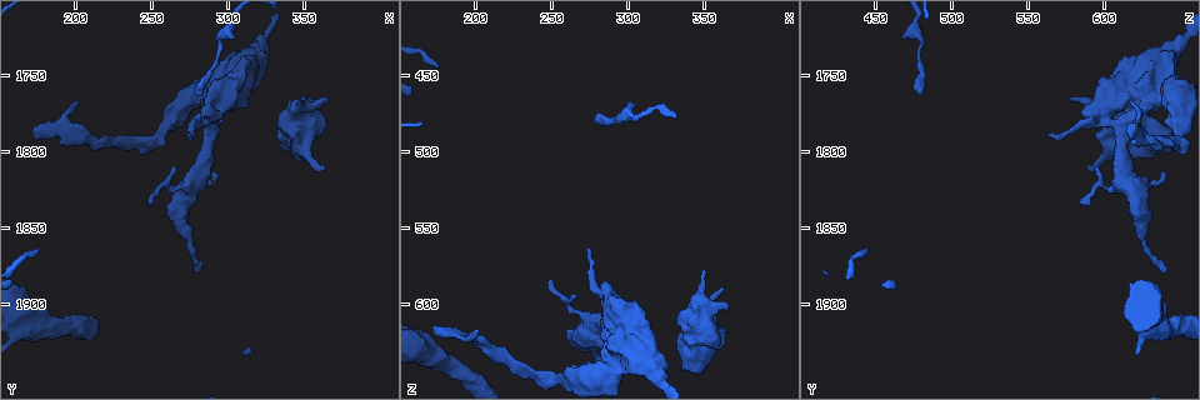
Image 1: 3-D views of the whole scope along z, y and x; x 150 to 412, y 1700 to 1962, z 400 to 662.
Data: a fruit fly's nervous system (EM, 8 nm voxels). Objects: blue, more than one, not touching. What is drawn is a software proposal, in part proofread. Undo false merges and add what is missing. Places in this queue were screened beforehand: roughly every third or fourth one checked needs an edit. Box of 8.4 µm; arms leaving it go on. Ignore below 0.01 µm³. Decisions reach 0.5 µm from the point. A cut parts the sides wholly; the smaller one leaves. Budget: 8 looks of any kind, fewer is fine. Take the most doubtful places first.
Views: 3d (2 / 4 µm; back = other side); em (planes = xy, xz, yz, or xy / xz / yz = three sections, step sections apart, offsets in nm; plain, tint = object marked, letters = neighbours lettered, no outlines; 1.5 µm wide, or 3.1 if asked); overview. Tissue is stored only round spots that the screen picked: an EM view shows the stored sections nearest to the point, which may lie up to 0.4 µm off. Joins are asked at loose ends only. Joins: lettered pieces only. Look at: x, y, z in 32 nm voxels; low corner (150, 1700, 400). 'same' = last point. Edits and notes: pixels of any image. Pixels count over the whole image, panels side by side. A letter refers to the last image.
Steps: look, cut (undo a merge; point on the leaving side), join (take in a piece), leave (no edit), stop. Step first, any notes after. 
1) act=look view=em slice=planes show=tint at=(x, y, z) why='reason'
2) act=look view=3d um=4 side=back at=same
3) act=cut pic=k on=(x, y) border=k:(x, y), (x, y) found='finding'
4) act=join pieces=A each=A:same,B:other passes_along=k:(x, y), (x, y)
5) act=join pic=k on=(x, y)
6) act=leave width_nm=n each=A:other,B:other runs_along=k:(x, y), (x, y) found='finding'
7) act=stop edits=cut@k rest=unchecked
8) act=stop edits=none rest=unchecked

act=look view=em slice=planes show=letters at=(292, 1814, 638) why='free end'

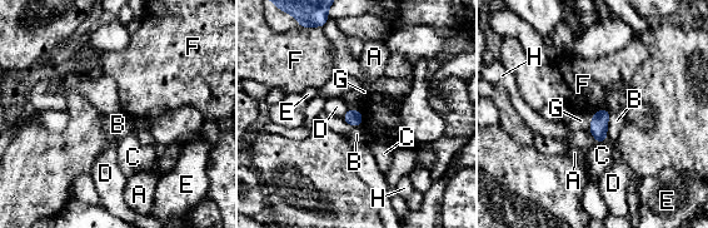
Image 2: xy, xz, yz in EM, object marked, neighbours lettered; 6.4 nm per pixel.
act=leave each=A:other,B:other,C:other,D:other,E:other,F:other,G:other,H:other border=2:(358, 109), (362, 114), (360, 125) found='none of them fits'

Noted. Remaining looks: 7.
act=look view=em slice=planes show=letters at=(364, 1766, 600) why='thick end'

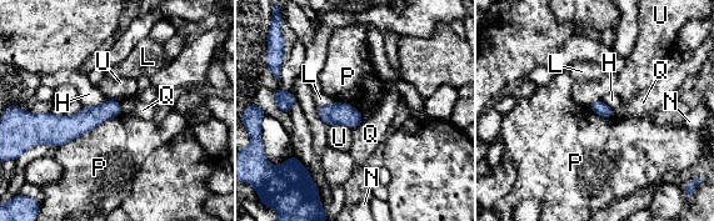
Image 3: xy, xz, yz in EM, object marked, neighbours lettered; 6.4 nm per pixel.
act=leave each=H:other,L:other,N:other,P:other,Q:other,U:other border=3:(121, 112), (56, 147) found='none of them fits'

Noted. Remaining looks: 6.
act=look view=em slice=planes show=plain at=(282, 1762, 480) why='branch stops here'

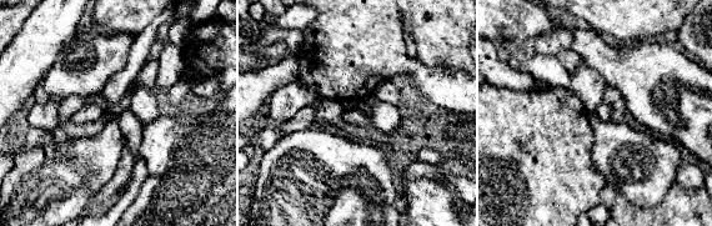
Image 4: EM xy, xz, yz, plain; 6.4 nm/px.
act=look view=em slice=planes show=letters at=same

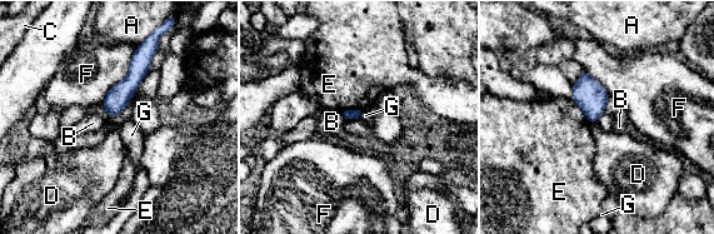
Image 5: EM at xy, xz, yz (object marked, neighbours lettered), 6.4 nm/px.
act=leave longest_contact=F:440nm each=A:other,B:other,C:other,D:other,E:other,F:other,G:other found='no lettered piece goes on from it'

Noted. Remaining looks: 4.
act=stop edits=none rest=unchecked

